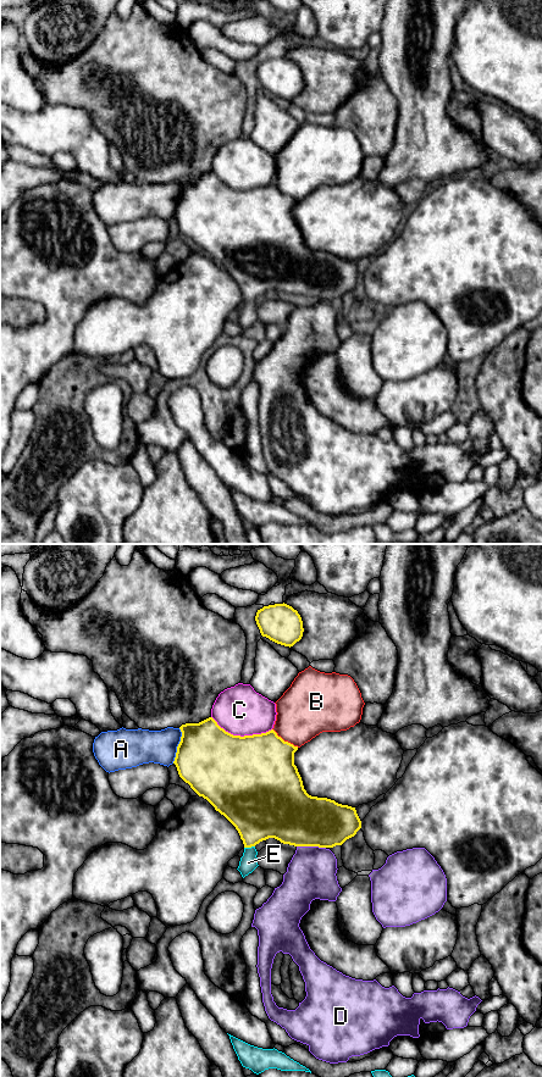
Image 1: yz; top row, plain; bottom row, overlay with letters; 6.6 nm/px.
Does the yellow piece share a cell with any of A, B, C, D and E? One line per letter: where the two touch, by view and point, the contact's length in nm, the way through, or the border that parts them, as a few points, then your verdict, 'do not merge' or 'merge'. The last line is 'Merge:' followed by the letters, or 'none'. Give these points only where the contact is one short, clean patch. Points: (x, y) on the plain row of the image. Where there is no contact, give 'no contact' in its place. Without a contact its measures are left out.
A: yz (178, 199) | 240 nm | do not merge
B: yz (283, 194) | 220 nm | do not merge
C: yz (239, 189) | 400 nm | do not merge
D: yz (311, 299) | 190 nm | do not merge
E: yz (249, 300) | 70 nm | across yz (259, 264), (249, 300), (248, 316) | merge
Merge: E

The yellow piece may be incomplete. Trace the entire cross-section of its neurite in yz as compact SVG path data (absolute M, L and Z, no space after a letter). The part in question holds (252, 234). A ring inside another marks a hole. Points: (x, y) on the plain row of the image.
M209 171L179 181L181 195L173 217L179 231L238 284L244 298L238 324L244 332L258 318L255 299L269 292L294 300L333 301L342 299L361 282L355 261L327 251L311 250L294 218L298 200L284 195L271 183L253 189L233 189Z

